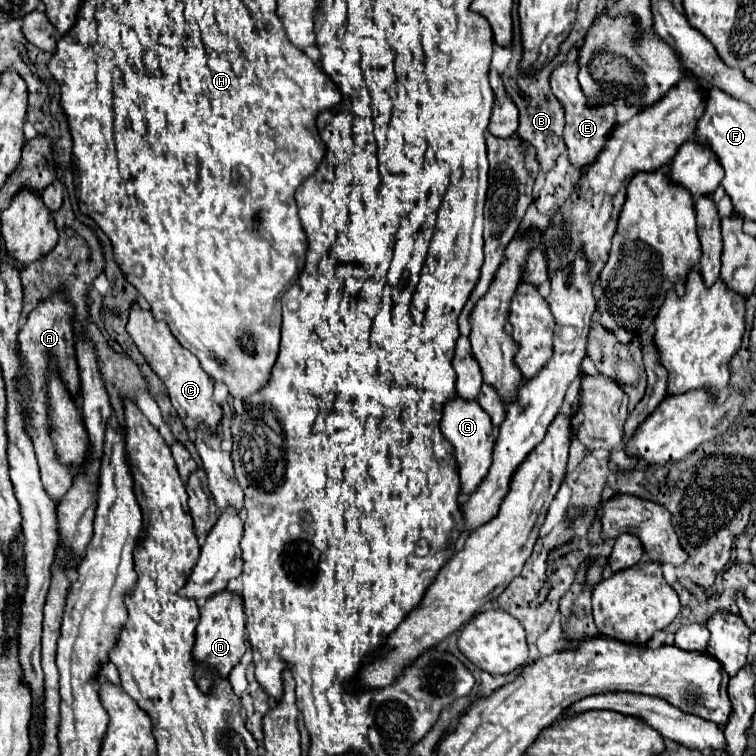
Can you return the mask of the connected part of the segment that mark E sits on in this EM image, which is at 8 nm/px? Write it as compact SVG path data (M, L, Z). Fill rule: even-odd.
M564 62L558 70L554 70L554 74L550 78L550 84L552 84L554 96L558 98L558 102L564 108L564 114L566 114L564 142L566 142L566 148L568 148L570 164L576 166L576 168L586 168L588 164L592 164L596 160L596 156L604 148L612 128L616 126L616 110L610 104L600 106L600 108L588 108L586 106L586 96L584 96L580 84L578 84L576 74L578 74L576 62L572 62L572 64Z

